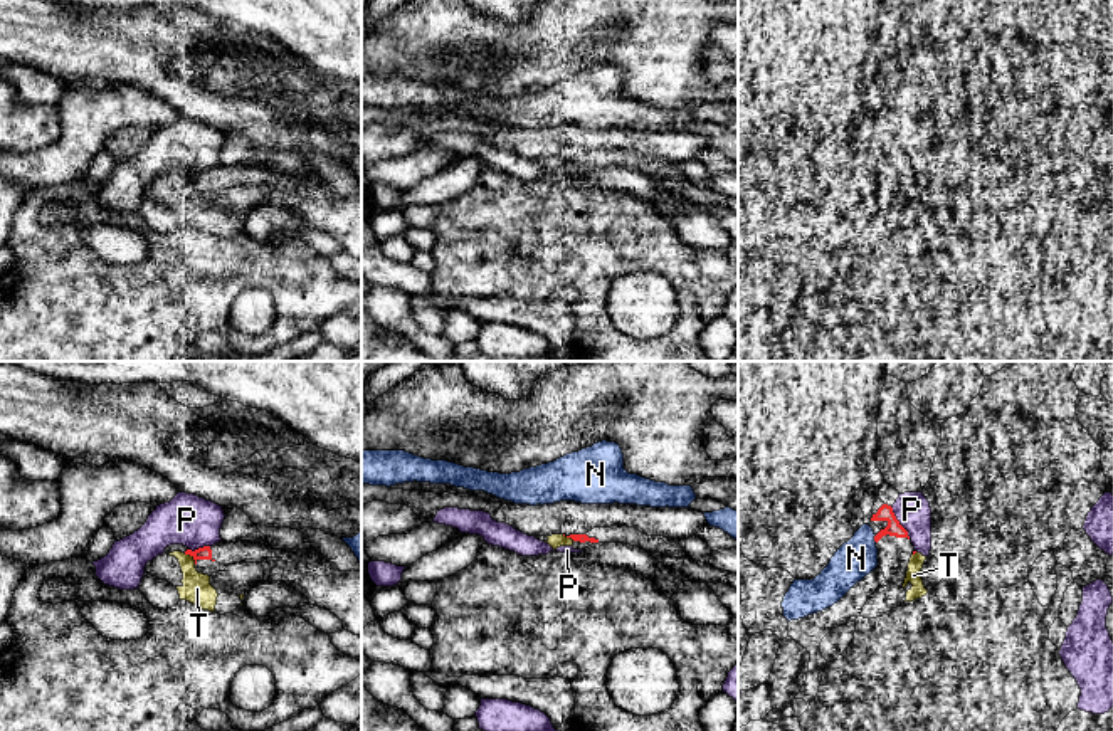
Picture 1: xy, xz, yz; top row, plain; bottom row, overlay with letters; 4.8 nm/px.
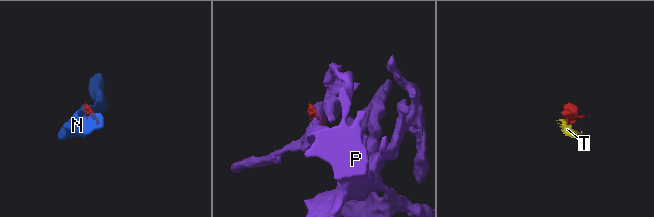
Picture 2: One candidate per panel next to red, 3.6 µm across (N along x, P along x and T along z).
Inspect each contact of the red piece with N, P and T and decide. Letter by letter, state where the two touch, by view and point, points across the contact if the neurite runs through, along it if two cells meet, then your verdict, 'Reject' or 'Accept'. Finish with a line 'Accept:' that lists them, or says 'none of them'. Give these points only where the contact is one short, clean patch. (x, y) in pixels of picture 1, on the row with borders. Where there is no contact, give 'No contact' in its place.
N: Touches red at yz (875, 538). Reject
P: Touches red at yz (898, 523). Reject
T: Touches red at xy (190, 555). Reject
Accept: none of them

